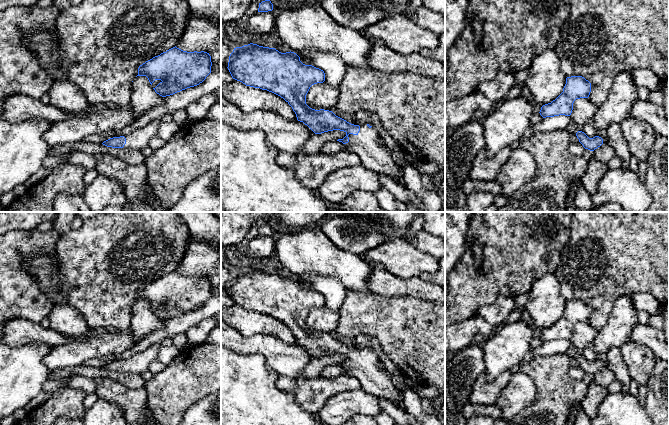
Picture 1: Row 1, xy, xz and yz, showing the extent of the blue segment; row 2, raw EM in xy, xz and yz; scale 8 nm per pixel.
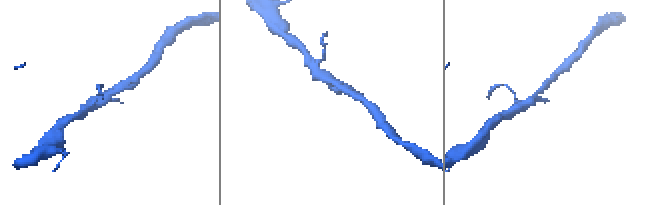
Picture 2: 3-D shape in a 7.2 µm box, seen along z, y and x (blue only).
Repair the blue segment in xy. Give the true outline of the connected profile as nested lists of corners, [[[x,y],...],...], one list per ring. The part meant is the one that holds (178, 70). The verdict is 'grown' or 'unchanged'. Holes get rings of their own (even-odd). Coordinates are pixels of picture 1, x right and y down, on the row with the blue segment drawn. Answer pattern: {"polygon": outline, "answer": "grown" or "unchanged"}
{"polygon": [[[175,46],[140,65],[137,76],[146,76],[151,85],[160,80],[153,89],[166,97],[202,83],[211,73],[211,66],[209,53],[187,52]]], "answer": "unchanged"}

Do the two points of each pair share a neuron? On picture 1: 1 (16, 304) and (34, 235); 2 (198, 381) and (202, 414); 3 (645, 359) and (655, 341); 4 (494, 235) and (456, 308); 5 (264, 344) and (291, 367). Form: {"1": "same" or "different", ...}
{"1": "same", "2": "different", "3": "different", "4": "same", "5": "same"}

